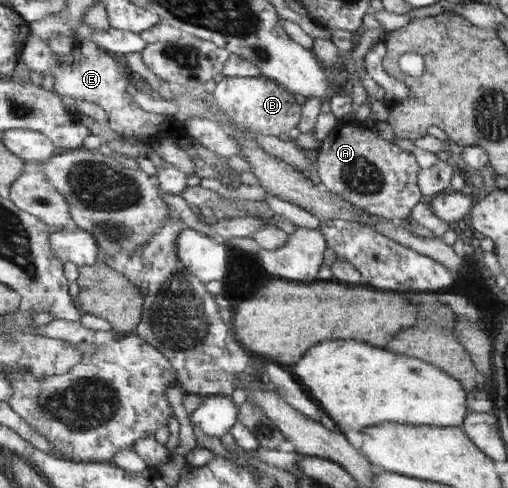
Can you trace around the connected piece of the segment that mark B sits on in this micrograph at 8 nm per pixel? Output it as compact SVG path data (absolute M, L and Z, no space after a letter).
M266 76L258 77L220 77L212 93L216 103L238 124L250 131L264 135L282 135L298 127L302 119L304 105L296 101L283 85Z

